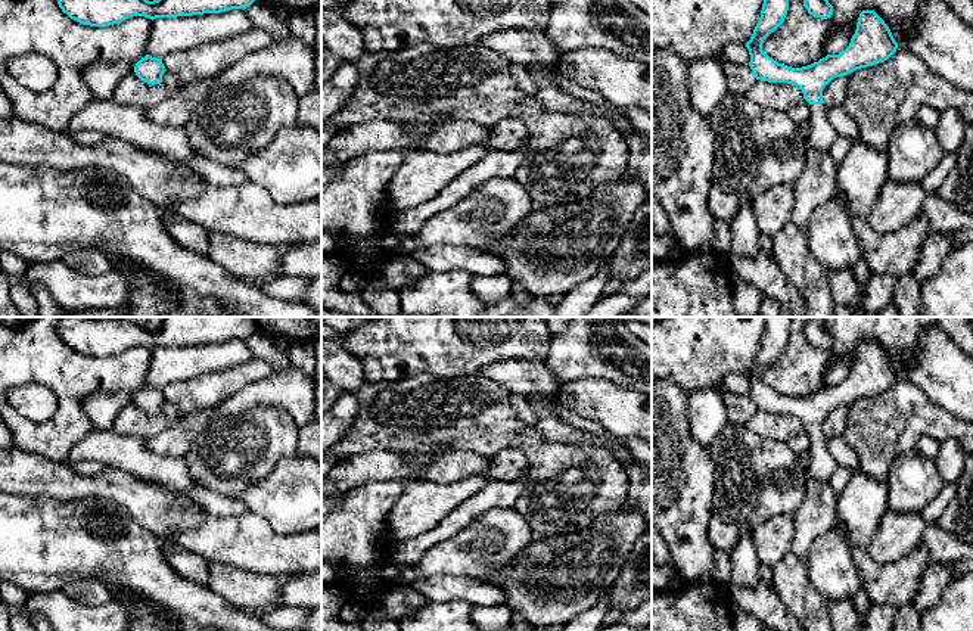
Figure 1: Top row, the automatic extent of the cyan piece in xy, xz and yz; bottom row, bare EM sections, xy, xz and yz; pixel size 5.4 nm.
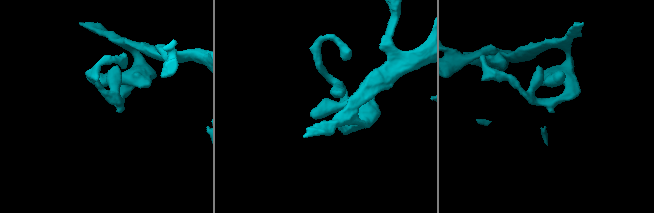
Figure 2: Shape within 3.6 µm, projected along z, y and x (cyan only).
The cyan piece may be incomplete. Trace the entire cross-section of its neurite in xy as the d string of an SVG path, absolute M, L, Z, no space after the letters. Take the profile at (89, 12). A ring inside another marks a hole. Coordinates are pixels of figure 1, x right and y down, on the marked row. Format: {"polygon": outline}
{"polygon": "M57 0L71 19L90 27L109 27L133 16L177 18L246 9L255 0Z"}

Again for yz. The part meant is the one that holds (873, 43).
{"polygon": "M764 0L761 18L746 43L750 55L749 66L756 80L787 83L802 90L811 108L806 146L829 150L839 134L827 118L824 87L836 77L887 60L896 52L898 43L874 10L862 10L855 34L845 50L839 55L827 55L808 66L792 68L778 63L762 50L764 40L783 24L787 10L789 0Z"}

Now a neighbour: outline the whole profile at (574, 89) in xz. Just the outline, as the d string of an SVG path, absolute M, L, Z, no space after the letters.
M557 71L554 80L560 88L563 88L566 93L569 93L573 97L578 97L584 102L600 105L600 106L606 108L610 114L624 114L622 109L609 103L606 99L599 96L596 91L593 91L590 88L584 88L581 84L572 81L566 75L563 75L560 71Z

